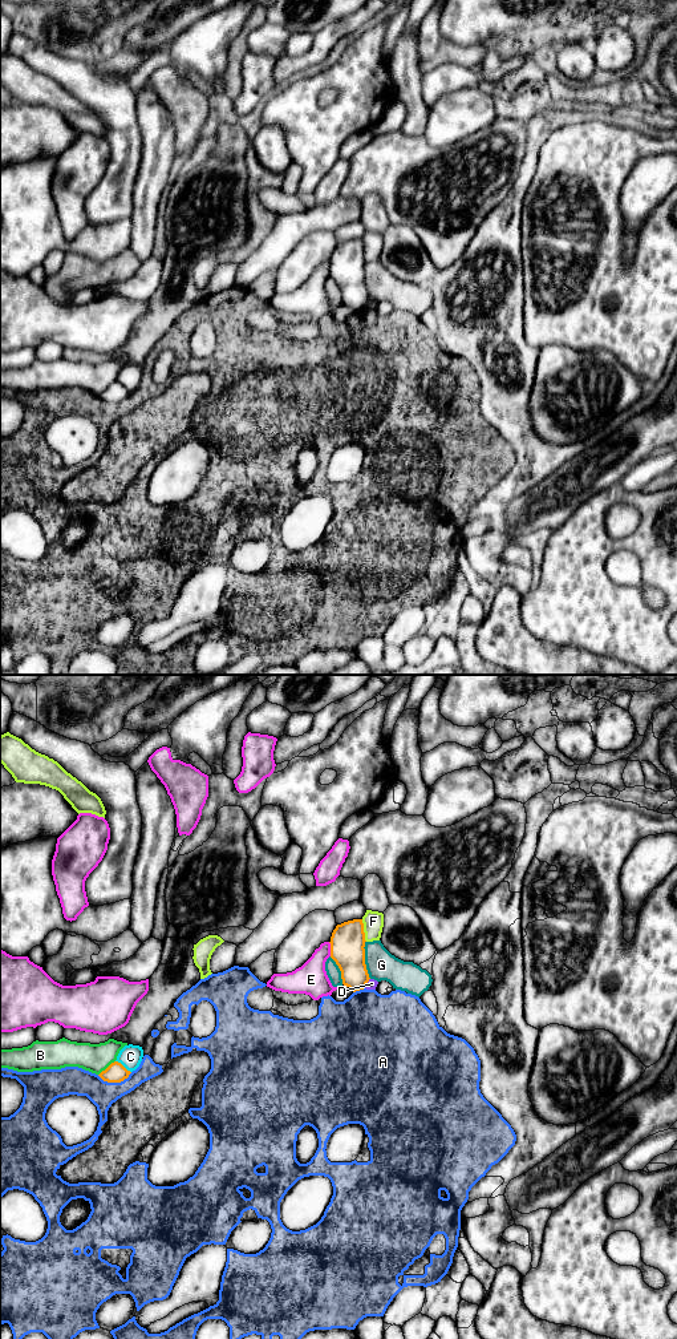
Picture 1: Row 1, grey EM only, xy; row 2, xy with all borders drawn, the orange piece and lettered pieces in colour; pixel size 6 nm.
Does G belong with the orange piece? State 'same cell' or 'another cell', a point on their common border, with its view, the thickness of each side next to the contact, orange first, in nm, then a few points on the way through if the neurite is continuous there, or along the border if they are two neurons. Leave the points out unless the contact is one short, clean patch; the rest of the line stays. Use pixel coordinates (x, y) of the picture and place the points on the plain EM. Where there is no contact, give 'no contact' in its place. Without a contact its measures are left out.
another cell; meets orange in xy at (364, 279); 200 nm thick on the orange side, 180 nm on the other

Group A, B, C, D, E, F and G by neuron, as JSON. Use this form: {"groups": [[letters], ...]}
{"groups": [["A"], ["B", "D"], ["C"], ["E"], ["F"], ["G"]]}

